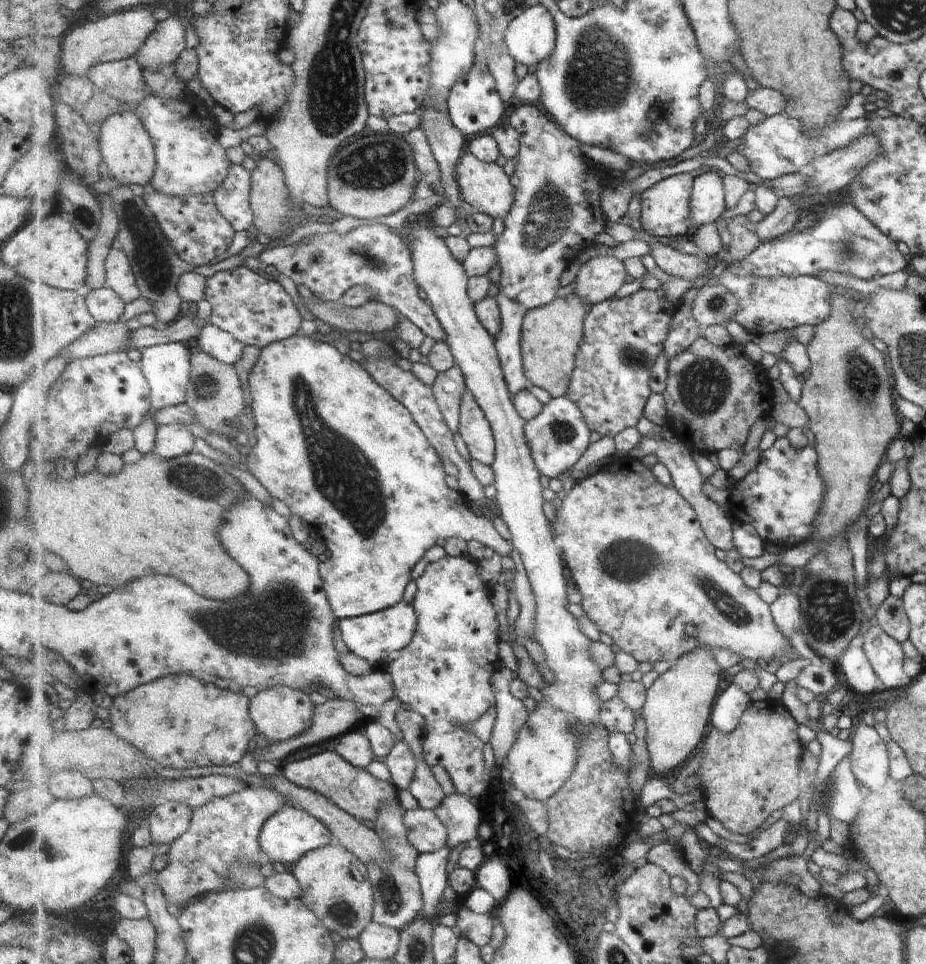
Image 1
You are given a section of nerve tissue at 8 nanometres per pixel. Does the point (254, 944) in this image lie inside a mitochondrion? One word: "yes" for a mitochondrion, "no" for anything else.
yes

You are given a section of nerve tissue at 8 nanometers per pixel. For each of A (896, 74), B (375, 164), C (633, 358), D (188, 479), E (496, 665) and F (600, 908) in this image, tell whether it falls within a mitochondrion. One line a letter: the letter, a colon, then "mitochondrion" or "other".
A: other
B: mitochondrion
C: mitochondrion
D: mitochondrion
E: other
F: other

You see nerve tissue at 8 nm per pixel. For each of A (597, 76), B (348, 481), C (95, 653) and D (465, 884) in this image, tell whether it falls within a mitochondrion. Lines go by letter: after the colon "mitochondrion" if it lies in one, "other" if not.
A: mitochondrion
B: mitochondrion
C: mitochondrion
D: other

